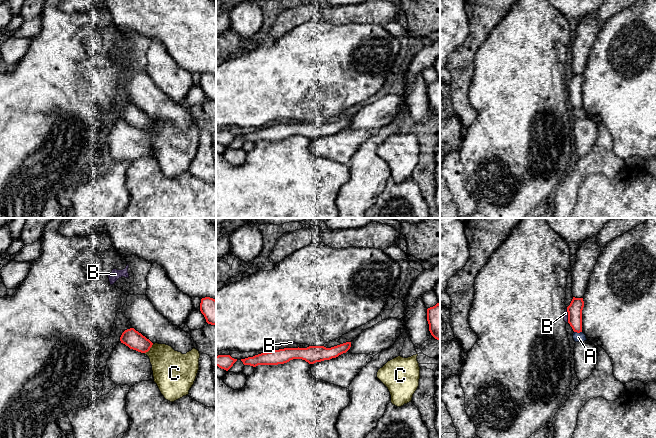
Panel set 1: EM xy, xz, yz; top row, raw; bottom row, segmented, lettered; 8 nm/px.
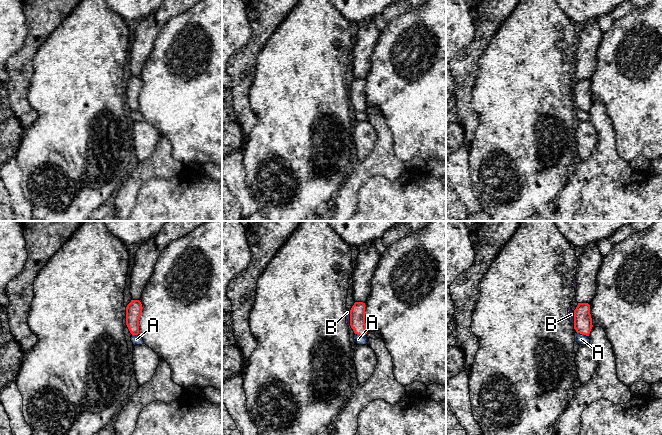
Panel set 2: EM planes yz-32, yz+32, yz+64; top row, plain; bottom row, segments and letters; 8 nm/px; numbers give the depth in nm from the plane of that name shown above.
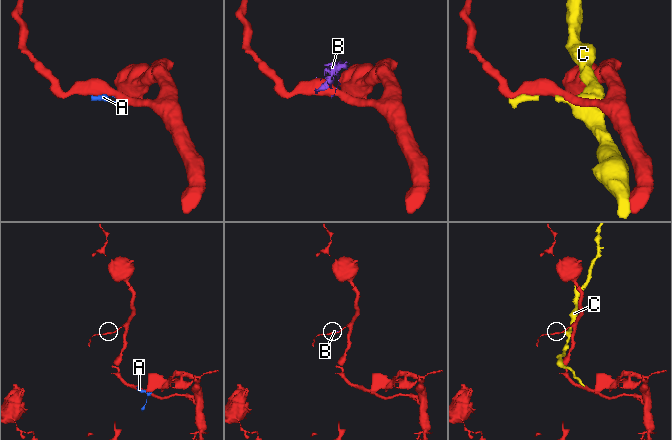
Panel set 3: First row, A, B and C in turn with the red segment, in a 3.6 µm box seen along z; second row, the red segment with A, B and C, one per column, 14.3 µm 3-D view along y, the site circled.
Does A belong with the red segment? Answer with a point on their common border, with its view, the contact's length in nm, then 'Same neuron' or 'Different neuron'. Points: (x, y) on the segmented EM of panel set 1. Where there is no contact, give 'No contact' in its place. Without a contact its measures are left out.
Touches red at yz (578, 332). Shared border 60 nm. Different neuron

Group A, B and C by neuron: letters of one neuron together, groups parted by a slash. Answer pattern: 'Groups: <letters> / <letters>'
Groups: A C / B

